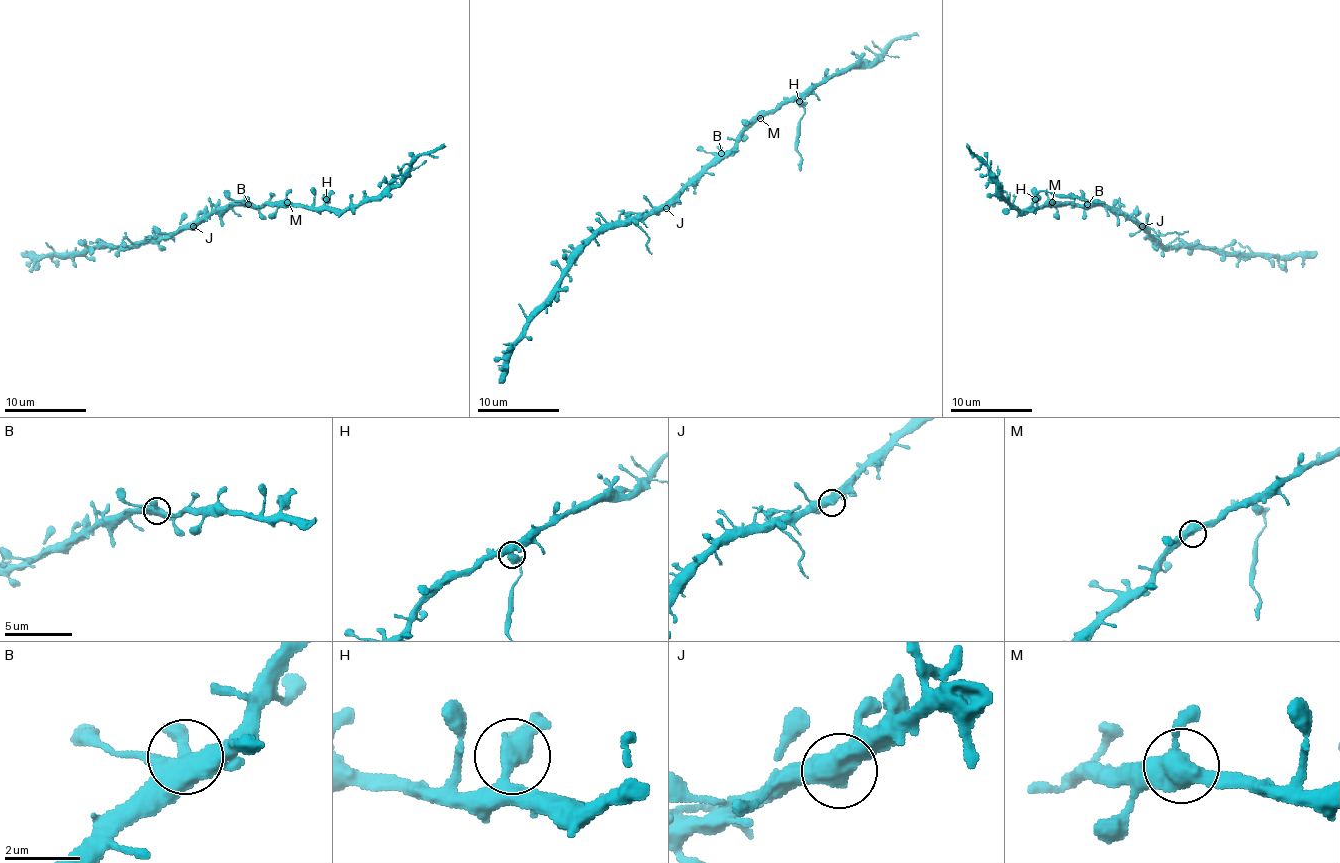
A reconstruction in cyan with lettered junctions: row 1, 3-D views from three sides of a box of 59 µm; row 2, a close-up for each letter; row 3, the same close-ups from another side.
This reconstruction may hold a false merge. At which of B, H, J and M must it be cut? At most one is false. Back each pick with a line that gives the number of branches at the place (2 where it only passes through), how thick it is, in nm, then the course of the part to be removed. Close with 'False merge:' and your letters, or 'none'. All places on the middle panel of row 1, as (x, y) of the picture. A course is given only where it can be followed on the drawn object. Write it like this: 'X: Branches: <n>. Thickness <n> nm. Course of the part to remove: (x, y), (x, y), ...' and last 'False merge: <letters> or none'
H: Branches: 2. Thickness 480 nm. Course of the part to remove: (799, 102), (803, 106), (797, 138), (799, 171)
False merge: H

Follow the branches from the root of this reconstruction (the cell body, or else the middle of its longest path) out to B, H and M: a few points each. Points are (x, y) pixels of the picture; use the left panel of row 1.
B: (218, 214), (224, 214), (234, 206), (248, 204)
H: (218, 214), (224, 214), (234, 206), (267, 204), (306, 204), (320, 208), (326, 200)
M: (218, 214), (224, 214), (234, 206), (287, 202)

